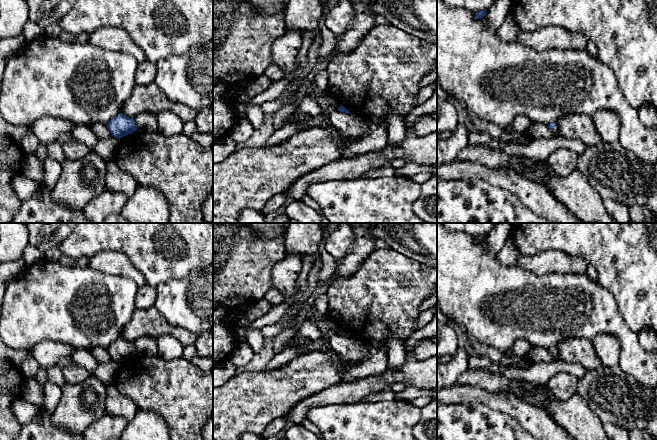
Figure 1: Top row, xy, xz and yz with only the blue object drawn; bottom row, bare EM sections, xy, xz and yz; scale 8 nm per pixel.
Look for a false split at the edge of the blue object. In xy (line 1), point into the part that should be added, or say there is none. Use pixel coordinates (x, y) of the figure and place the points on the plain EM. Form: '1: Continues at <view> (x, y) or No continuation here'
1: No continuation here

